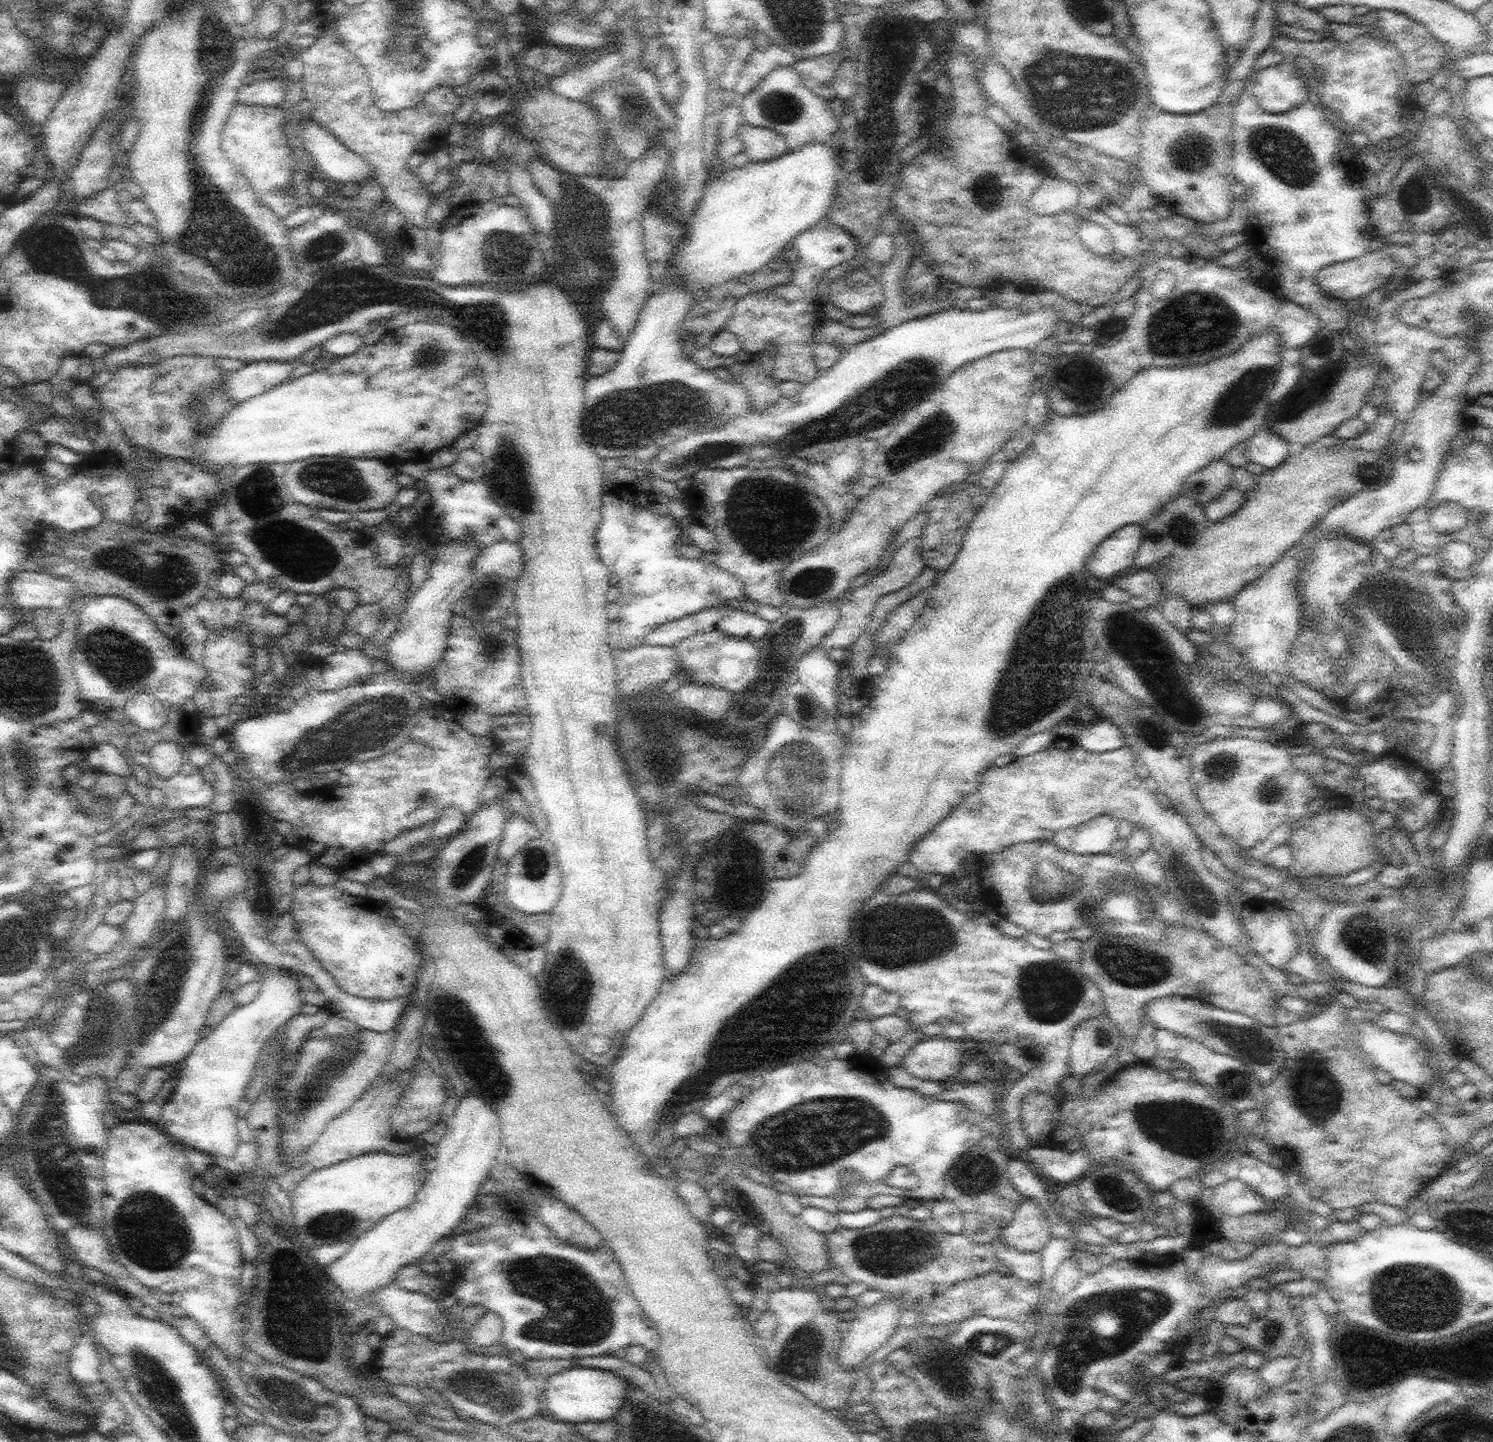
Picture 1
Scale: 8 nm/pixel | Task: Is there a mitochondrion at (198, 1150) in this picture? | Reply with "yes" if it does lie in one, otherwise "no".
no

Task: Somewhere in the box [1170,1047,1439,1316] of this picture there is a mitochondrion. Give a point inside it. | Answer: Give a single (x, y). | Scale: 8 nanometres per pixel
(1314, 1089)

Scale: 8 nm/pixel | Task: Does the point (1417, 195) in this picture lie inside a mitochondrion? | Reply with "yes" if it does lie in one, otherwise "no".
yes

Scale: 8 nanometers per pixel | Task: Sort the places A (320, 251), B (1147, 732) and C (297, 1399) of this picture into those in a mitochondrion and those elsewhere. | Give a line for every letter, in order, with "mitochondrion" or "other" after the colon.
A: mitochondrion
B: mitochondrion
C: mitochondrion

